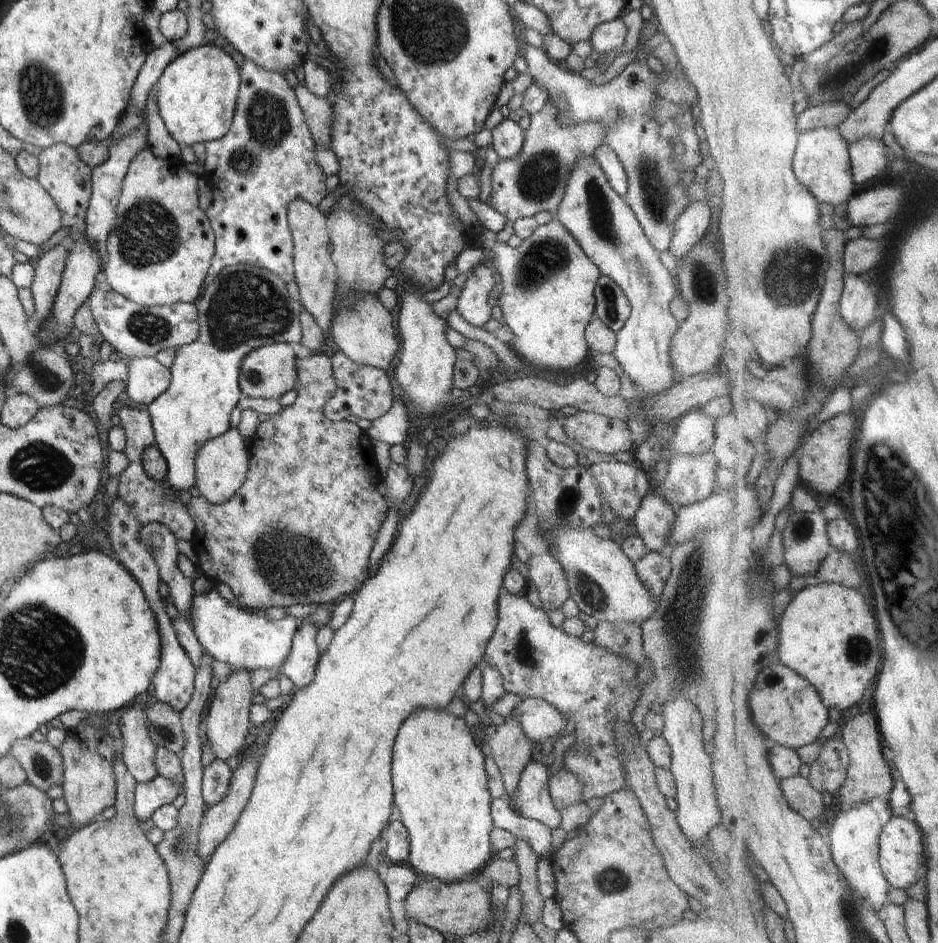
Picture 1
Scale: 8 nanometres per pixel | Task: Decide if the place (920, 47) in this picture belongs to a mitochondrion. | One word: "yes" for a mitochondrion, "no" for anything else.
no

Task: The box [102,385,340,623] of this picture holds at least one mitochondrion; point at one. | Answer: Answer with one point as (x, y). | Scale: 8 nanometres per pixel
(285, 562)

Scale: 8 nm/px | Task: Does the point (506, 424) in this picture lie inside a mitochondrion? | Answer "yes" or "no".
no

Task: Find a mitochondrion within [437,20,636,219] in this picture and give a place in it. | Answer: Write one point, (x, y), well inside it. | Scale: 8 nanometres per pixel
(537, 180)

